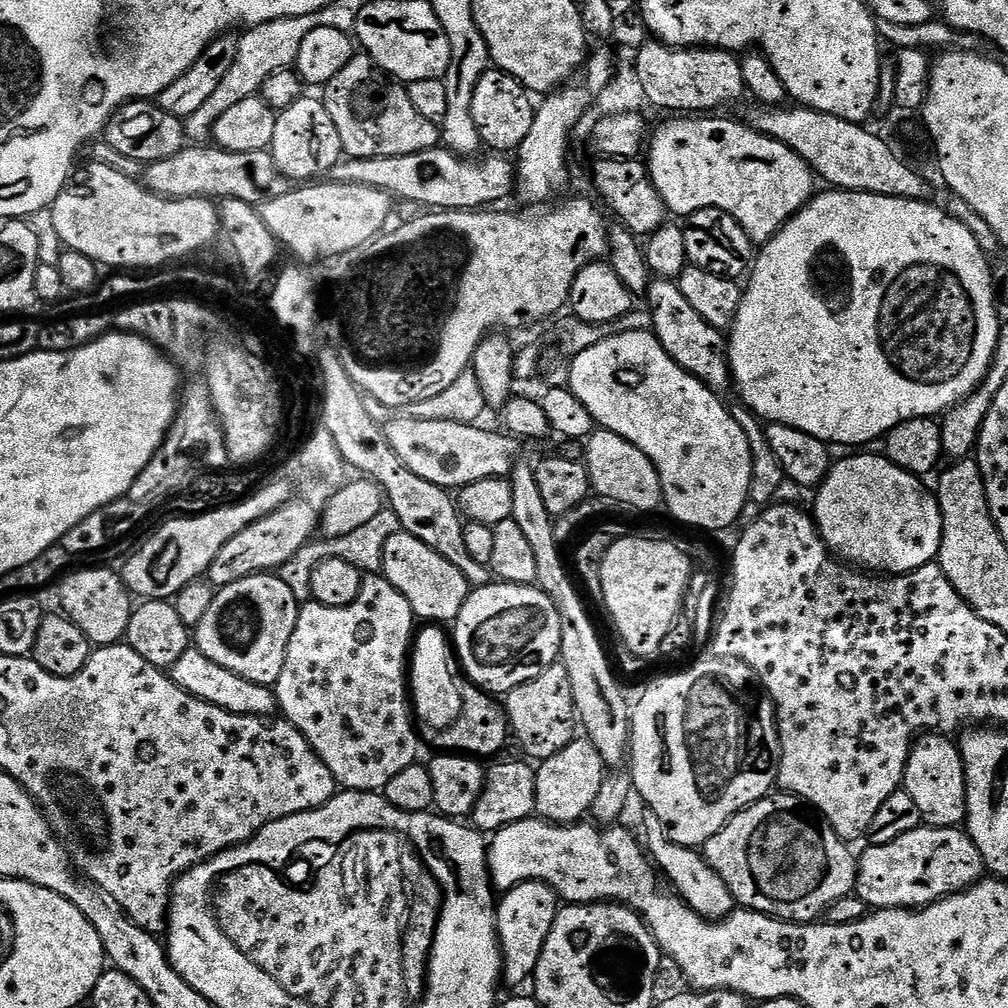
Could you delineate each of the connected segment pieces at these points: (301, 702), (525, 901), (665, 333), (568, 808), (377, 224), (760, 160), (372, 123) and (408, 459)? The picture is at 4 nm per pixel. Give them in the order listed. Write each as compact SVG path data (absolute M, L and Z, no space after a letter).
M368 574L364 576L362 590L350 606L322 606L315 602L305 603L298 614L298 626L294 626L294 634L290 634L290 646L286 646L286 662L282 662L282 674L278 674L274 691L276 703L283 719L293 724L296 729L310 742L310 746L326 762L330 774L334 774L337 785L341 789L353 792L374 792L379 793L390 782L390 778L402 774L406 766L417 763L416 756L416 732L412 729L413 717L410 715L410 704L406 699L406 661L410 656L410 645L414 640L414 617L410 610L410 602L390 586L390 582L382 574Z
M537 880L516 884L499 897L496 905L496 931L502 949L502 980L505 985L527 985L531 981L538 966L538 958L542 958L542 946L546 946L546 938L550 938L557 911L556 891L549 884Z
M656 278L649 283L646 293L648 308L652 311L652 324L650 330L662 342L662 350L682 366L682 370L689 372L694 378L698 378L708 388L717 394L724 394L730 388L730 380L726 375L726 356L716 347L721 347L721 329L710 326L690 302L686 302L679 283L672 278Z
M574 738L558 754L537 765L535 813L549 823L579 823L591 811L595 795L598 794L605 775L606 766L593 744L587 738Z
M312 182L307 186L293 187L291 192L268 200L259 209L260 217L264 219L272 237L283 247L285 244L300 259L297 260L300 262L324 260L327 256L344 256L347 252L355 253L381 235L385 231L384 223L388 220L388 203L390 203L388 193L357 184L320 183L324 182Z
M668 118L668 121L657 130L651 133L650 139L646 144L646 167L648 169L648 177L652 180L652 185L656 187L658 195L664 203L665 209L669 213L672 212L676 218L687 218L693 216L698 210L706 210L707 208L717 208L726 214L730 214L742 226L742 230L746 230L746 234L757 245L763 246L768 243L771 236L776 235L795 212L799 212L814 195L812 189L812 180L814 181L814 173L812 167L806 163L798 154L794 154L794 150L790 150L790 146L786 146L782 142L778 142L769 136L763 136L760 132L755 132L749 128L747 124L736 120L712 120L716 118Z
M357 54L350 62L346 62L346 66L342 66L342 70L338 70L338 74L334 74L334 78L330 78L330 82L323 85L322 92L324 92L322 93L324 109L326 114L330 114L334 126L338 126L338 138L344 147L345 157L361 160L418 154L441 143L441 125L422 118L422 114L418 114L418 110L414 110L414 106L410 103L407 87L381 72L366 54Z
M400 414L397 420L384 424L382 431L390 450L401 460L401 466L445 490L459 490L474 482L504 478L517 467L516 455L521 441L514 435L487 432L476 422L453 420L419 420Z

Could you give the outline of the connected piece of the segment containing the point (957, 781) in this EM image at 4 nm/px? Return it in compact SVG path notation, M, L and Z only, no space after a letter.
M924 734L913 743L908 751L908 761L904 771L903 791L914 798L920 819L934 828L955 828L965 823L967 814L966 778L963 758L959 747L951 744L944 734Z

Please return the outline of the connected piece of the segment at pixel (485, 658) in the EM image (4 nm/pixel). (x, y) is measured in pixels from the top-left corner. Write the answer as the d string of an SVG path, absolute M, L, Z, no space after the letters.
M493 582L472 588L462 610L454 621L454 652L458 664L465 668L467 679L478 688L493 694L507 694L518 686L538 678L542 670L557 663L562 642L562 620L554 601L539 586L530 584L505 584Z

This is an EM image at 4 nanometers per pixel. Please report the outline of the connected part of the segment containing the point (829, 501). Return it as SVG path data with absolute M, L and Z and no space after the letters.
M883 454L848 456L837 464L835 461L814 492L816 530L824 545L833 557L878 574L903 574L933 563L940 555L941 530L944 527L935 495L920 484L923 483L917 477L894 466Z

